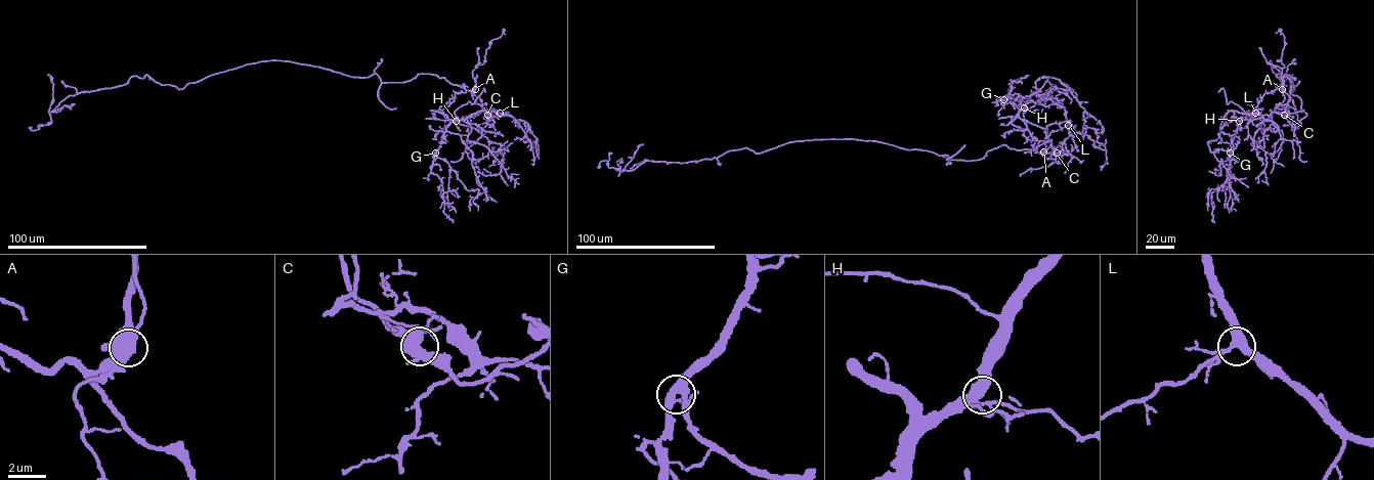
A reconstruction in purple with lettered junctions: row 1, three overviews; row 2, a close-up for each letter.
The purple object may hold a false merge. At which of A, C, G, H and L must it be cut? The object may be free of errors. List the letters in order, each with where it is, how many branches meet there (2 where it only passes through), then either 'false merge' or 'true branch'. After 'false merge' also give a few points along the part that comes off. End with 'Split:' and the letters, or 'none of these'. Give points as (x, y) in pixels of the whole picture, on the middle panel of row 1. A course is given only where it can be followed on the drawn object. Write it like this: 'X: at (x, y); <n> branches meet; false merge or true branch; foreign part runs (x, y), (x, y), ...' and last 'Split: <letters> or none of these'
A: at (1043, 151); 4 branches meet; true branch
C: at (1057, 153); 4 branches meet; true branch
G: at (1003, 99); 4 branches meet; true branch
H: at (1024, 107); 4 branches meet; true branch
L: at (1068, 125); 4 branches meet; true branch
Split: none of these

